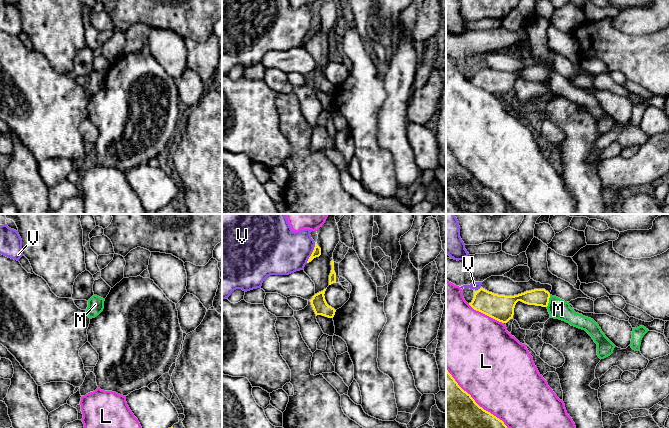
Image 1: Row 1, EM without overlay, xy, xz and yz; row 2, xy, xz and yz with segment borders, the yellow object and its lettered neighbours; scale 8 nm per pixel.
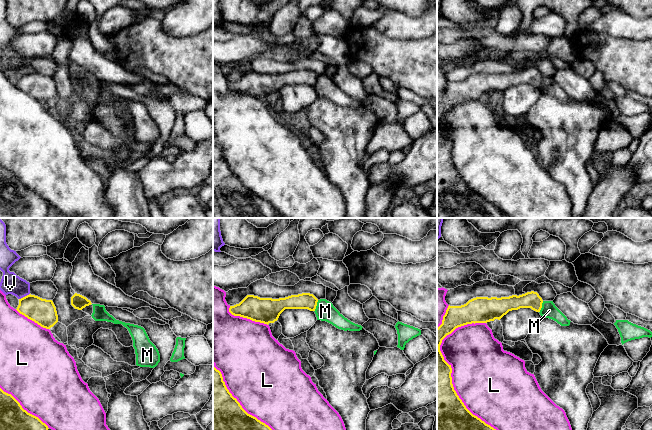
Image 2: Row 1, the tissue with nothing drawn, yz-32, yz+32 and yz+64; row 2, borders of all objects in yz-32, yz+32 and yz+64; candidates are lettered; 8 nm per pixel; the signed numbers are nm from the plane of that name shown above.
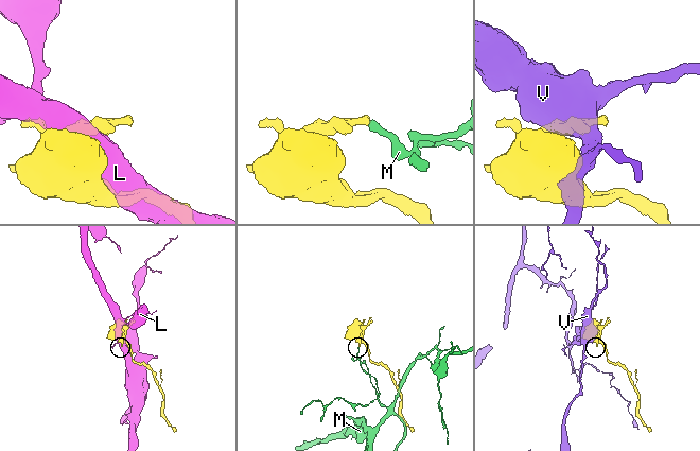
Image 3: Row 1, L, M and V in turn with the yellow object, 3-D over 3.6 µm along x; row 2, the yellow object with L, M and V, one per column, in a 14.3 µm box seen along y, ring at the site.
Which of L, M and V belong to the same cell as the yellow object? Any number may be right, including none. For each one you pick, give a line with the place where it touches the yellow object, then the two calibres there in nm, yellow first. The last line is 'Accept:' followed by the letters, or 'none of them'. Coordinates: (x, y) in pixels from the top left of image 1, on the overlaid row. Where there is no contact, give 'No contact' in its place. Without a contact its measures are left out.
Accept: none of them

